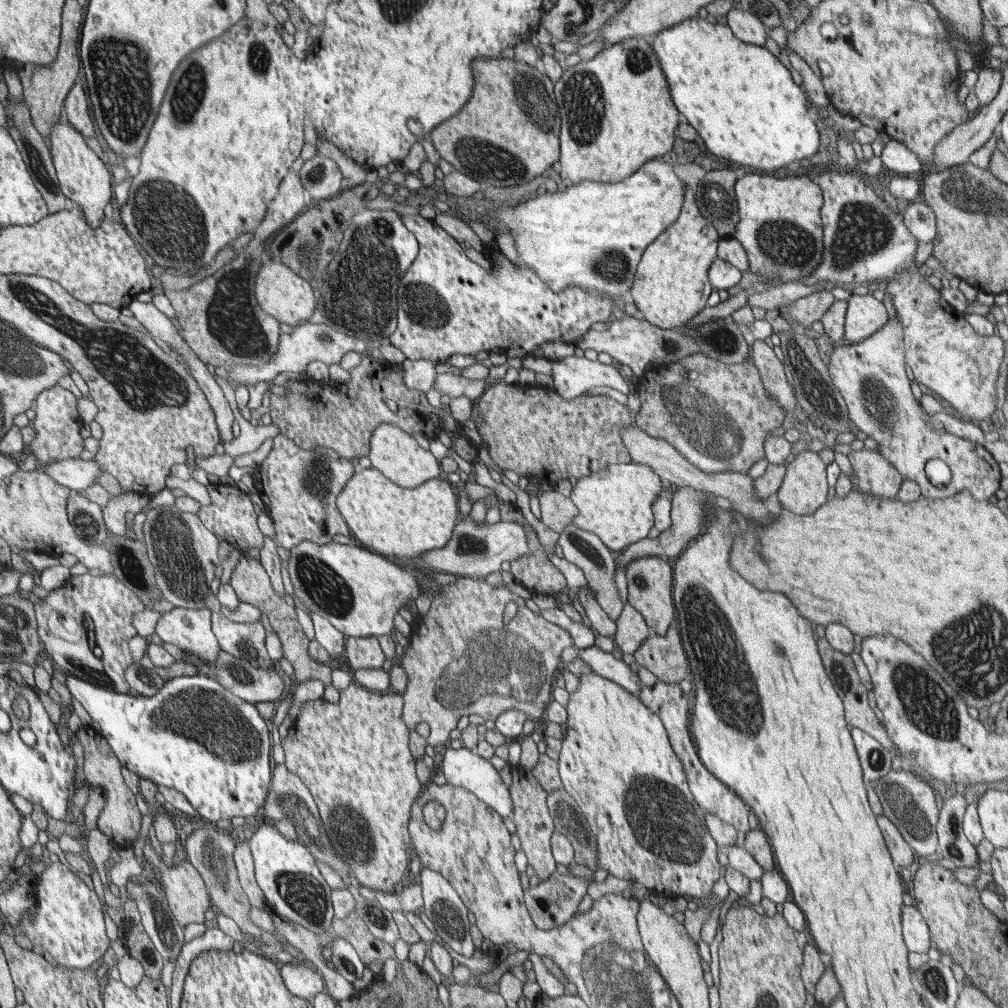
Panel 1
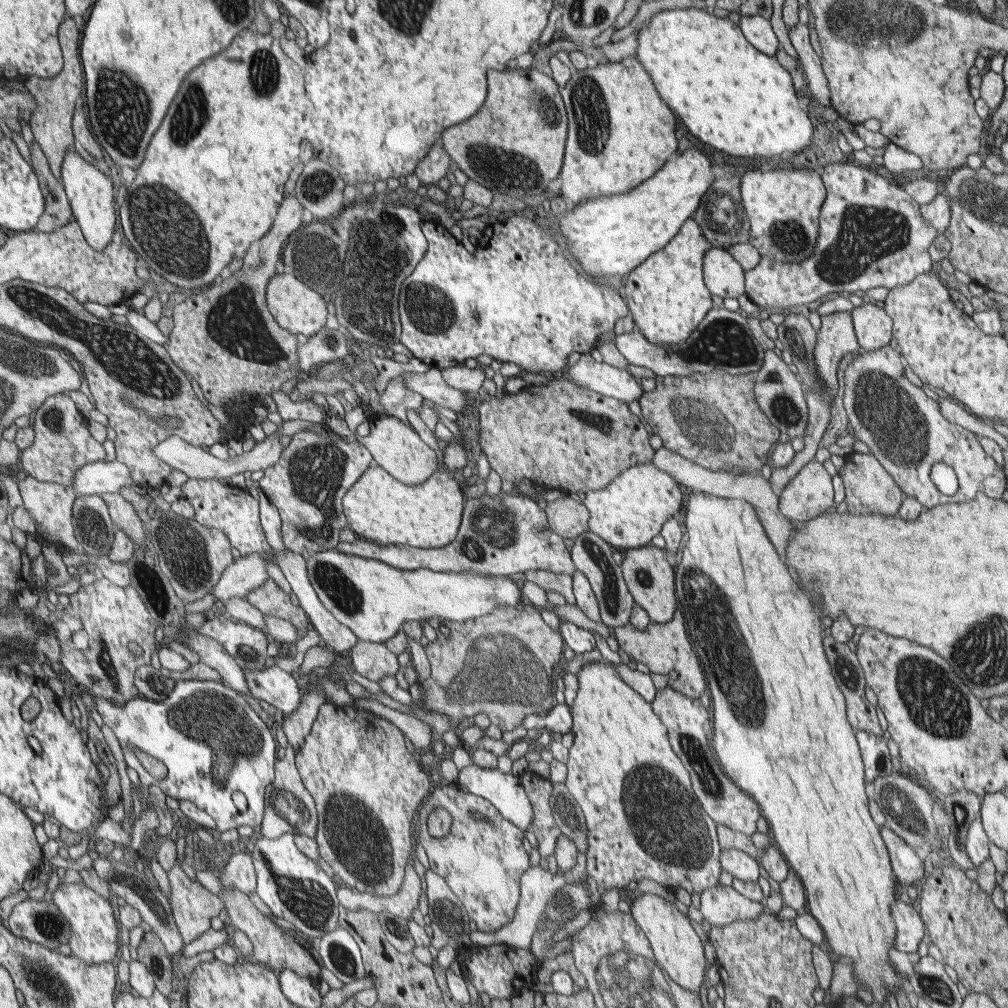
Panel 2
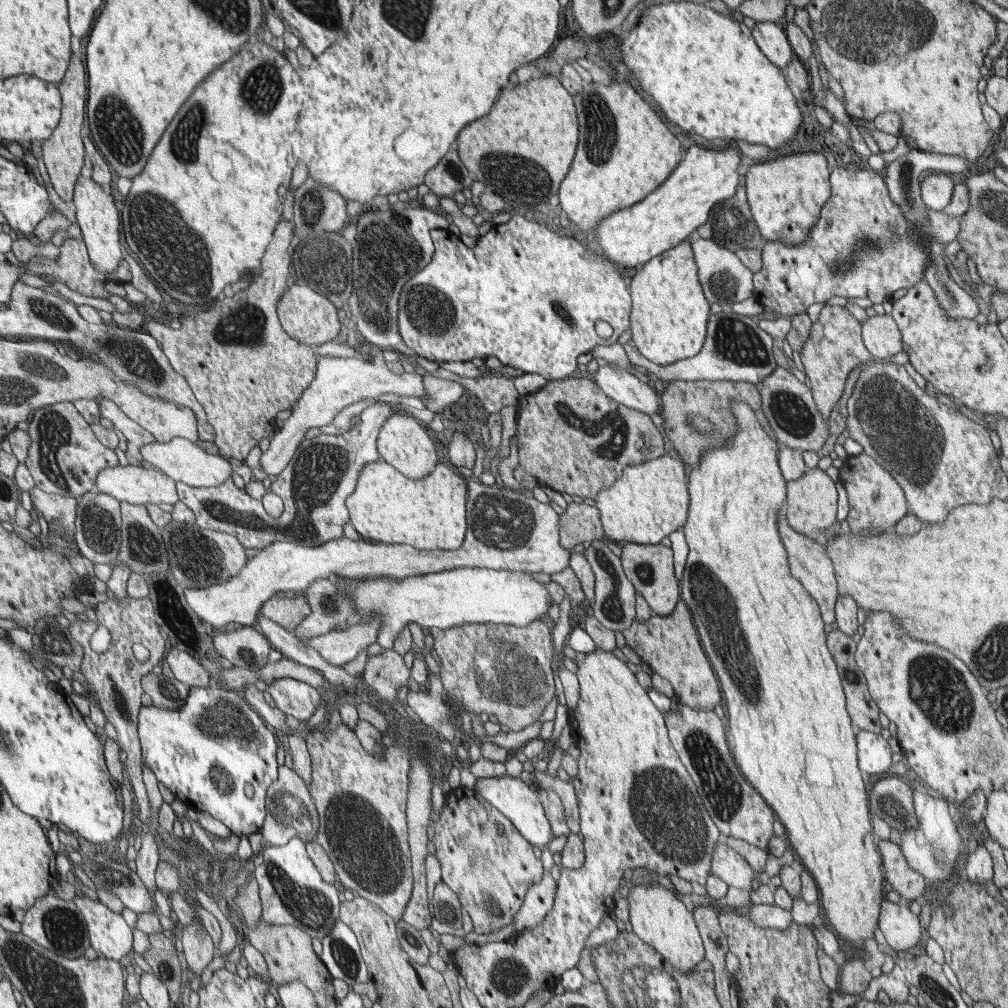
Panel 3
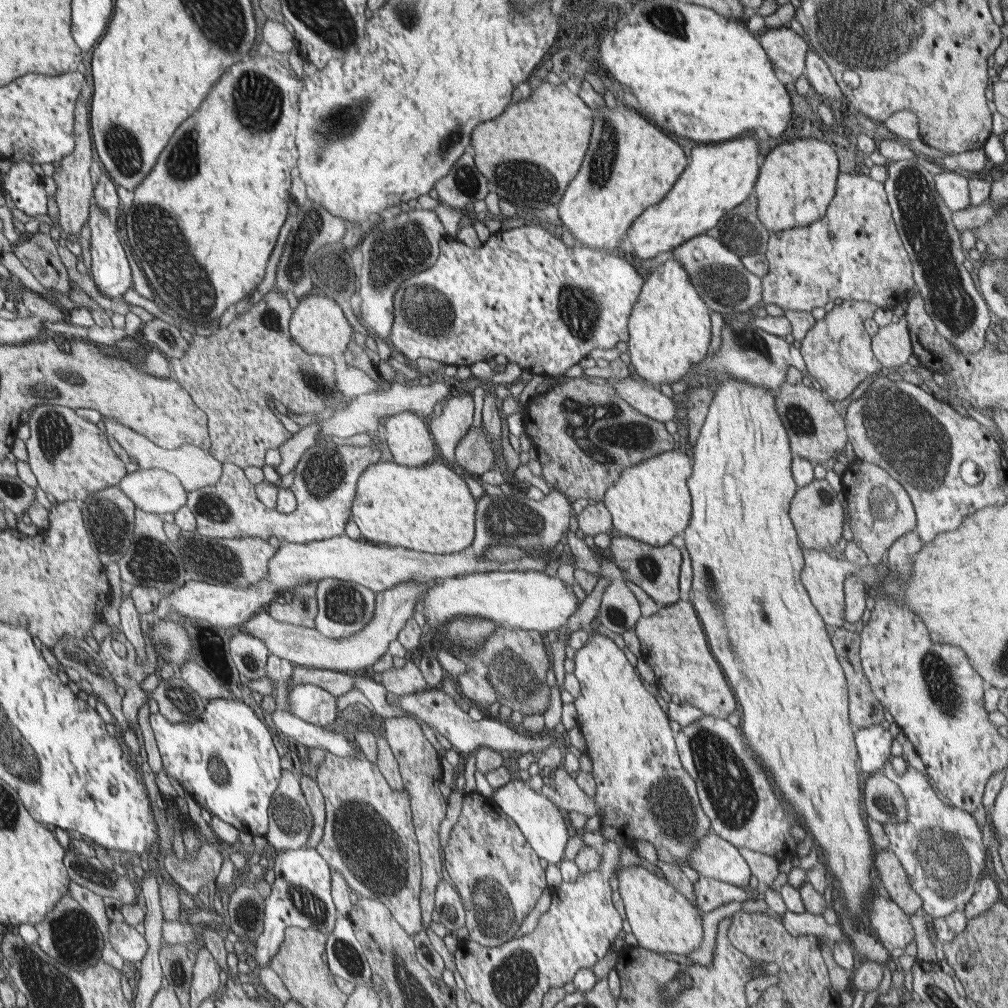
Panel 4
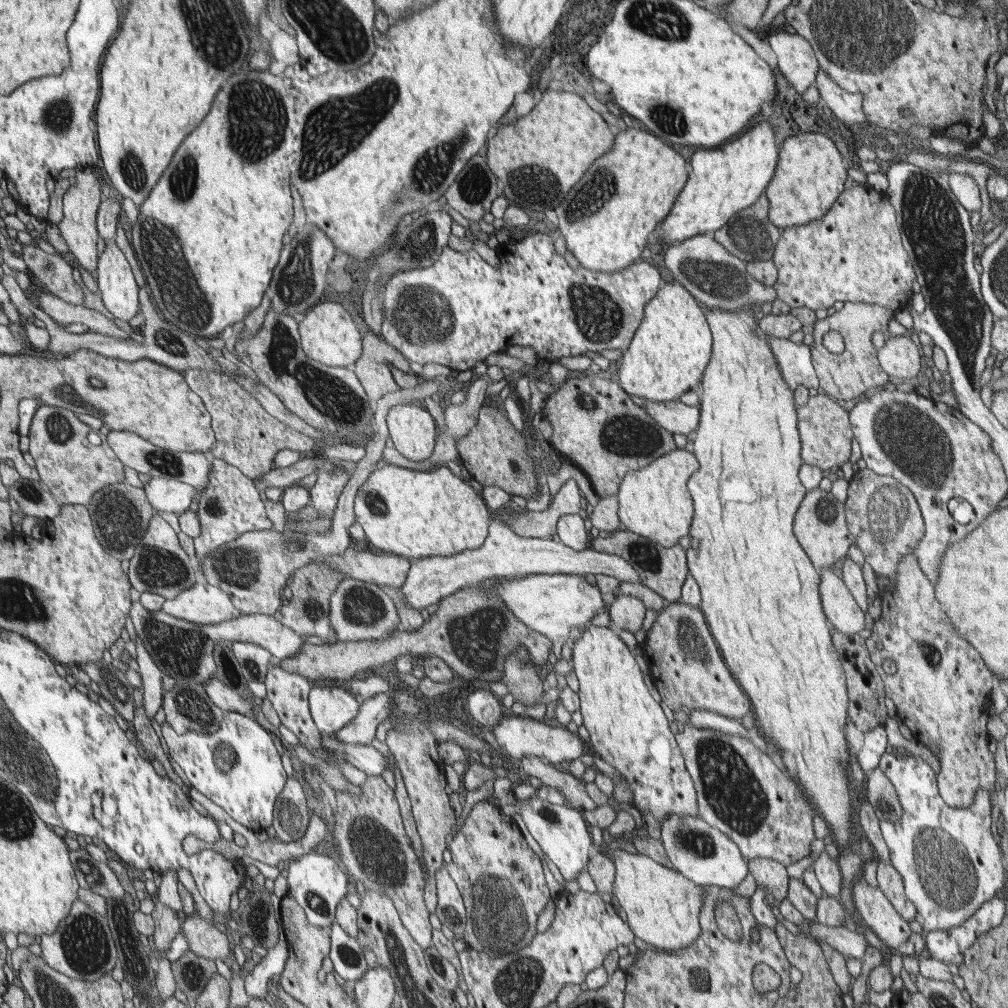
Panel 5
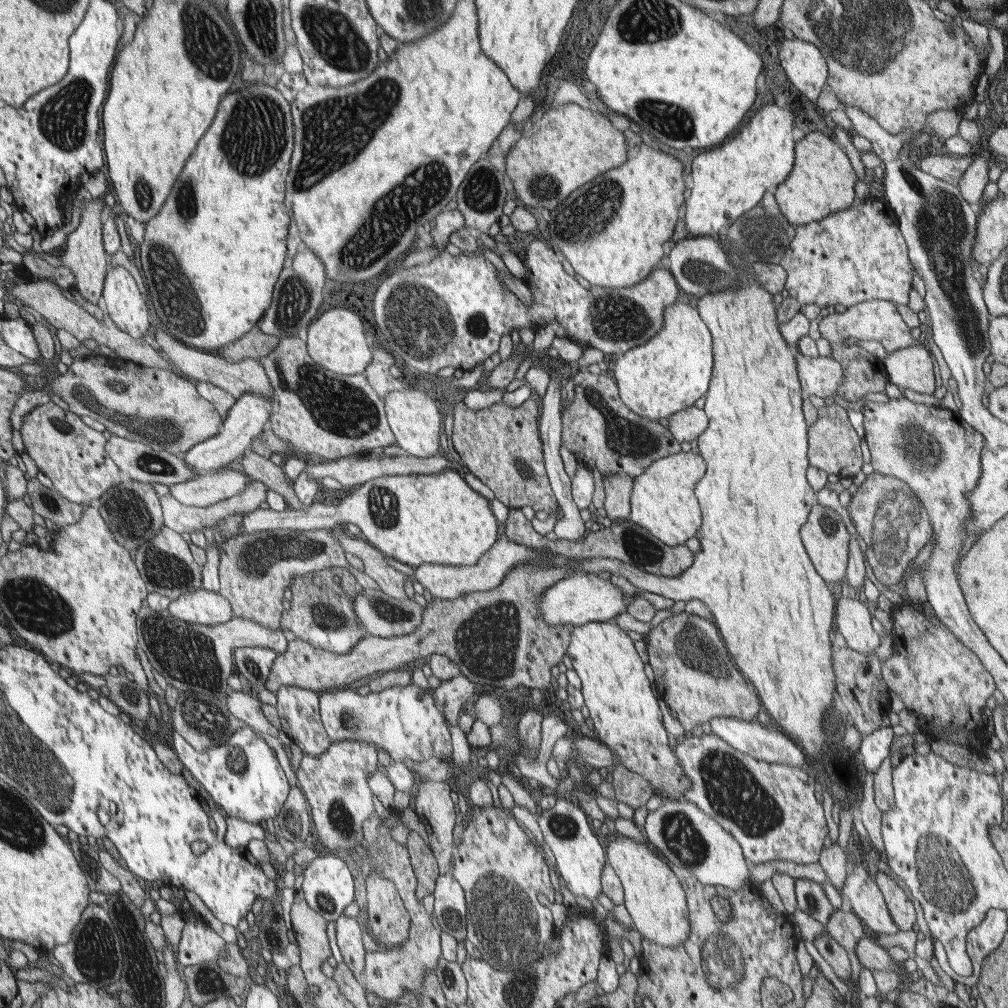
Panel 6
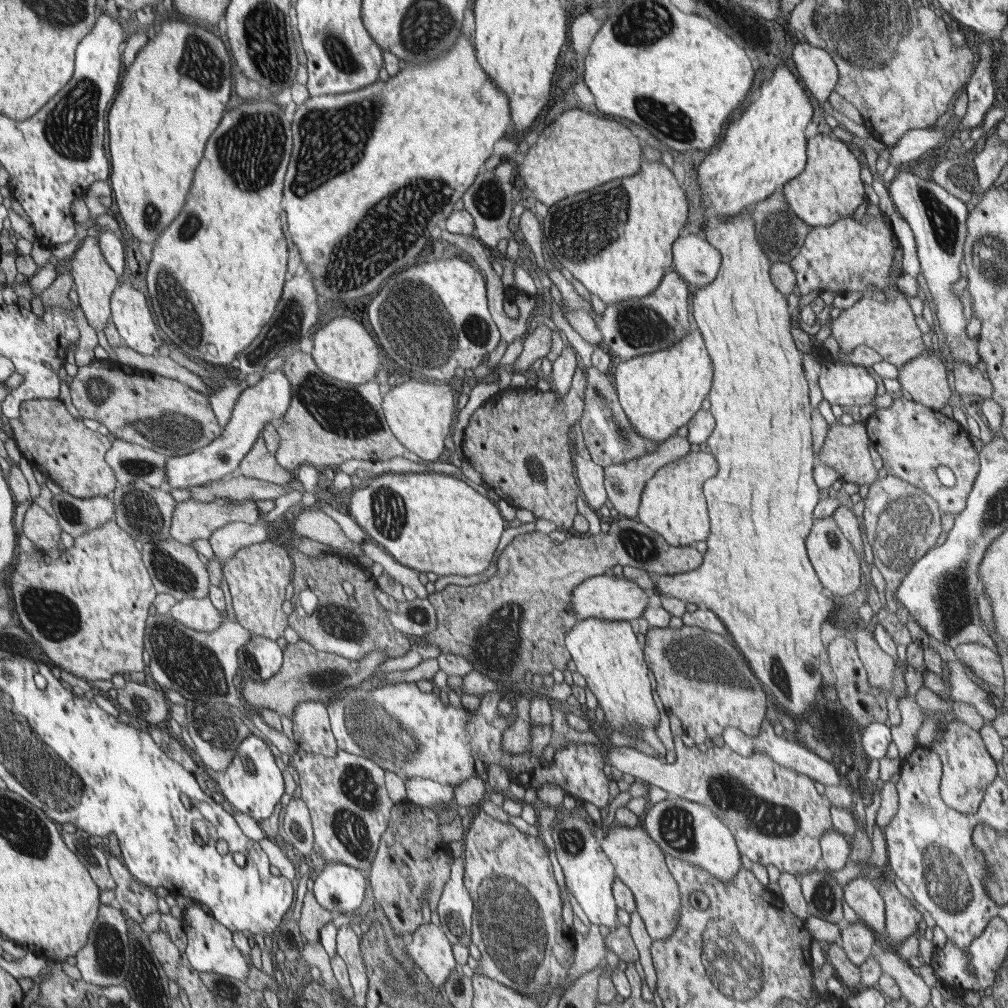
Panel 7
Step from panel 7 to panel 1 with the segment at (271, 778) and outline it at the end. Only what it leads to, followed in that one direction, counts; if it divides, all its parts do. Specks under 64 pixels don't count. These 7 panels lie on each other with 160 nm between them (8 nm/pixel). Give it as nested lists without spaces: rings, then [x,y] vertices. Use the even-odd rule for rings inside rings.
[[[59,670],[59,675],[61,679],[66,684],[71,696],[74,696],[80,704],[86,709],[89,716],[98,723],[100,726],[100,732],[106,737],[106,740],[109,740],[110,748],[114,749],[114,752],[117,753],[118,758],[122,761],[122,764],[126,765],[128,770],[137,774],[139,778],[146,778],[146,780],[152,780],[155,784],[161,784],[162,786],[167,786],[168,788],[174,788],[178,792],[181,792],[186,798],[187,801],[199,812],[200,819],[206,820],[207,823],[218,822],[219,820],[230,820],[234,816],[243,816],[244,818],[250,818],[254,816],[264,800],[266,800],[266,794],[268,794],[268,786],[270,786],[270,736],[268,736],[268,726],[266,726],[266,720],[258,714],[258,710],[254,708],[254,703],[250,701],[242,700],[241,697],[234,694],[230,689],[227,689],[224,685],[220,686],[218,681],[206,677],[203,674],[197,674],[194,676],[185,676],[179,675],[178,677],[172,678],[172,680],[165,681],[165,685],[159,690],[154,696],[142,696],[133,697],[129,694],[122,694],[118,692],[112,692],[100,688],[98,685],[90,684],[85,680],[80,680],[78,677],[70,675],[64,670]],[[194,698],[204,698],[204,700],[210,700],[212,704],[208,704],[208,720],[206,720],[206,712],[204,716],[194,716],[194,718],[204,718],[204,720],[162,720],[162,708],[166,702],[180,702],[182,700],[194,700]]]

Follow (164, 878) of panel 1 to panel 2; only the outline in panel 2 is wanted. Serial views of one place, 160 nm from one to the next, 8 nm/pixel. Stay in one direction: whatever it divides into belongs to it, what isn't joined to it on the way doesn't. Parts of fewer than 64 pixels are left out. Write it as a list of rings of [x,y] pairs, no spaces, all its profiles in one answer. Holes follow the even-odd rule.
[[[177,852],[179,863],[175,863],[174,868],[167,872],[167,876],[171,885],[170,906],[172,910],[173,920],[177,925],[178,931],[182,936],[184,945],[192,943],[192,941],[202,936],[204,932],[211,929],[211,918],[223,916],[225,912],[225,904],[220,896],[214,895],[197,881],[192,881],[191,878],[184,872],[180,864],[186,860],[183,852]]]

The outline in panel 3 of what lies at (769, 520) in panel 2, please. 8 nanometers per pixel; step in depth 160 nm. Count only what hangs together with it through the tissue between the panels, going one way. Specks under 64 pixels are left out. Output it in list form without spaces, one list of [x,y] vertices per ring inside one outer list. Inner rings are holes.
[[[785,510],[778,513],[778,532],[788,553],[788,566],[791,574],[802,584],[810,596],[819,604],[821,617],[825,624],[835,622],[835,604],[839,597],[834,564],[828,556],[826,549],[811,537],[796,532],[789,524],[785,516]]]

